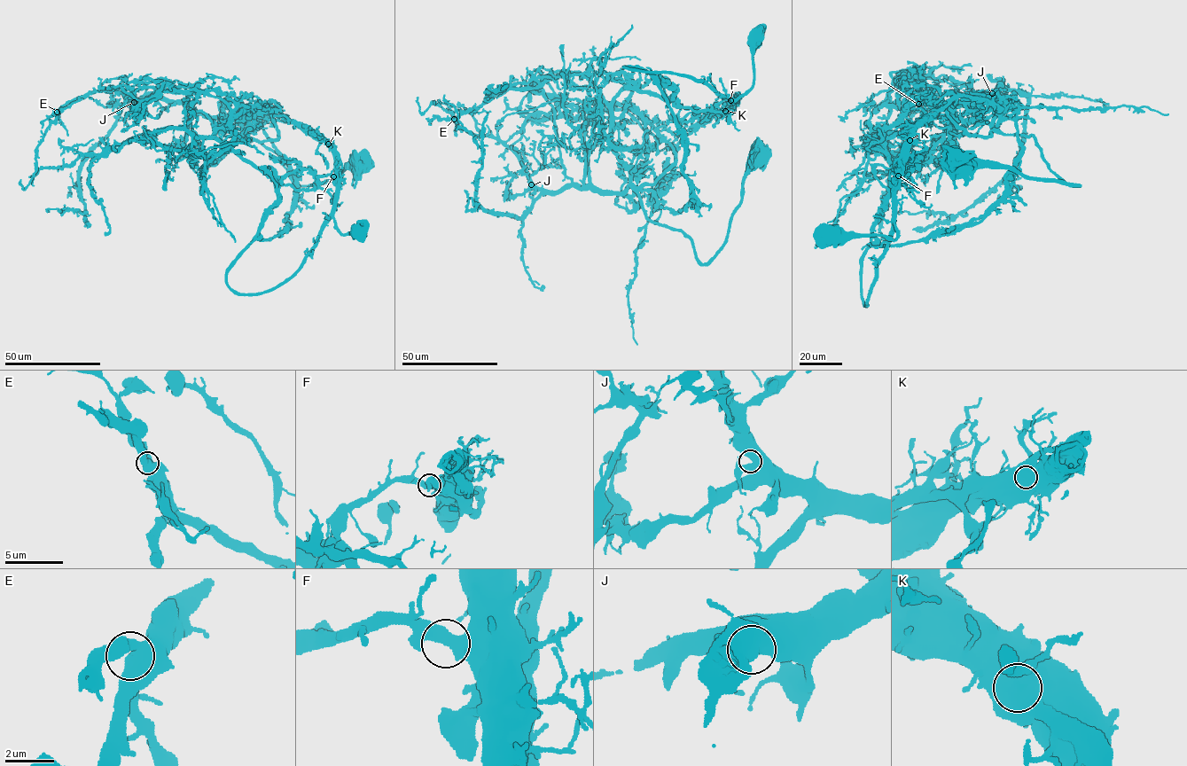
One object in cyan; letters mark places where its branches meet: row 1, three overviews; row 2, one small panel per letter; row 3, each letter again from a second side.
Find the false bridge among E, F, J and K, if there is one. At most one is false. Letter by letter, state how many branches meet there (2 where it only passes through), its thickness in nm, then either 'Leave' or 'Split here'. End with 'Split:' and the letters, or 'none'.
E: Branches: 2. Thickness 700 nm. Leave
F: Branches: 2. Thickness 550 nm. Leave
J: Branches: 2. Thickness 550 nm. Leave
K: Branches: 2. Thickness 900 nm. Split here
Split: K

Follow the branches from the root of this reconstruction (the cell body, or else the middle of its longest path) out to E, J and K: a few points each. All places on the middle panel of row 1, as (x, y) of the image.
E: (760, 151), (726, 241), (701, 263), (684, 234), (646, 216), (632, 187), (541, 190), (508, 146), (454, 119)
J: (760, 151), (745, 178), (726, 241), (706, 263), (684, 234), (646, 216), (632, 187), (600, 192), (531, 184)
K: (760, 151), (726, 241), (706, 263), (684, 234), (646, 216), (638, 191), (662, 191), (675, 146), (725, 111)

